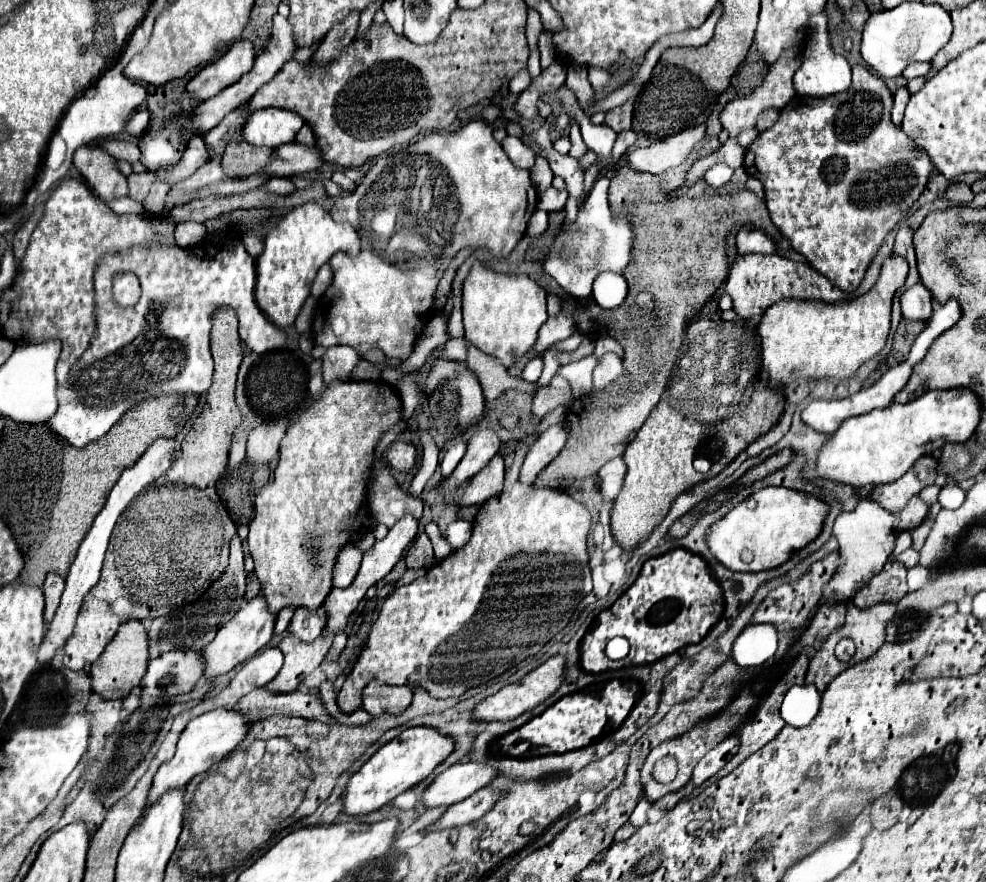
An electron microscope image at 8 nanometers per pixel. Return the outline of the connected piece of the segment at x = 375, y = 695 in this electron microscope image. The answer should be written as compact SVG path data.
M373 678L363 690L363 708L371 716L379 716L381 712L401 714L411 704L411 696L413 688L409 686L389 686Z

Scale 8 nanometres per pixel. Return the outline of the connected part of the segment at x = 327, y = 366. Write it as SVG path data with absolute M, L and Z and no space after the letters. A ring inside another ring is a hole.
M331 346L321 358L325 384L329 384L341 372L351 372L359 360L361 358L357 350L353 350L351 346Z

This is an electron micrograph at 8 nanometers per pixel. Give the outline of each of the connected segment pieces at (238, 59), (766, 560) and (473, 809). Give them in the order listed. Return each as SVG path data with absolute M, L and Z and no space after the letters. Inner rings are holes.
M237 40L219 60L207 64L195 78L191 78L187 90L197 98L207 100L247 74L253 68L253 62L253 44L249 40Z
M763 488L747 496L733 506L721 520L707 530L705 544L719 564L733 572L761 572L775 568L789 560L793 550L807 546L823 528L827 506L809 494L789 488ZM751 552L751 560L745 562L743 554Z
M481 788L481 790L473 792L469 798L461 800L461 802L457 802L453 806L449 806L445 810L445 814L433 826L425 828L425 832L471 824L471 822L479 820L495 802L497 802L497 794L493 790L489 790L489 788Z

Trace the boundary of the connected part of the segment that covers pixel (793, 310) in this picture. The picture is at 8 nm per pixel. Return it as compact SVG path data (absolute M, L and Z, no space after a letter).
M893 254L885 258L879 280L863 296L837 304L797 298L773 304L759 322L761 358L763 368L769 372L771 386L783 388L795 378L845 380L853 376L863 362L871 360L885 346L891 320L891 300L905 278L907 262Z

